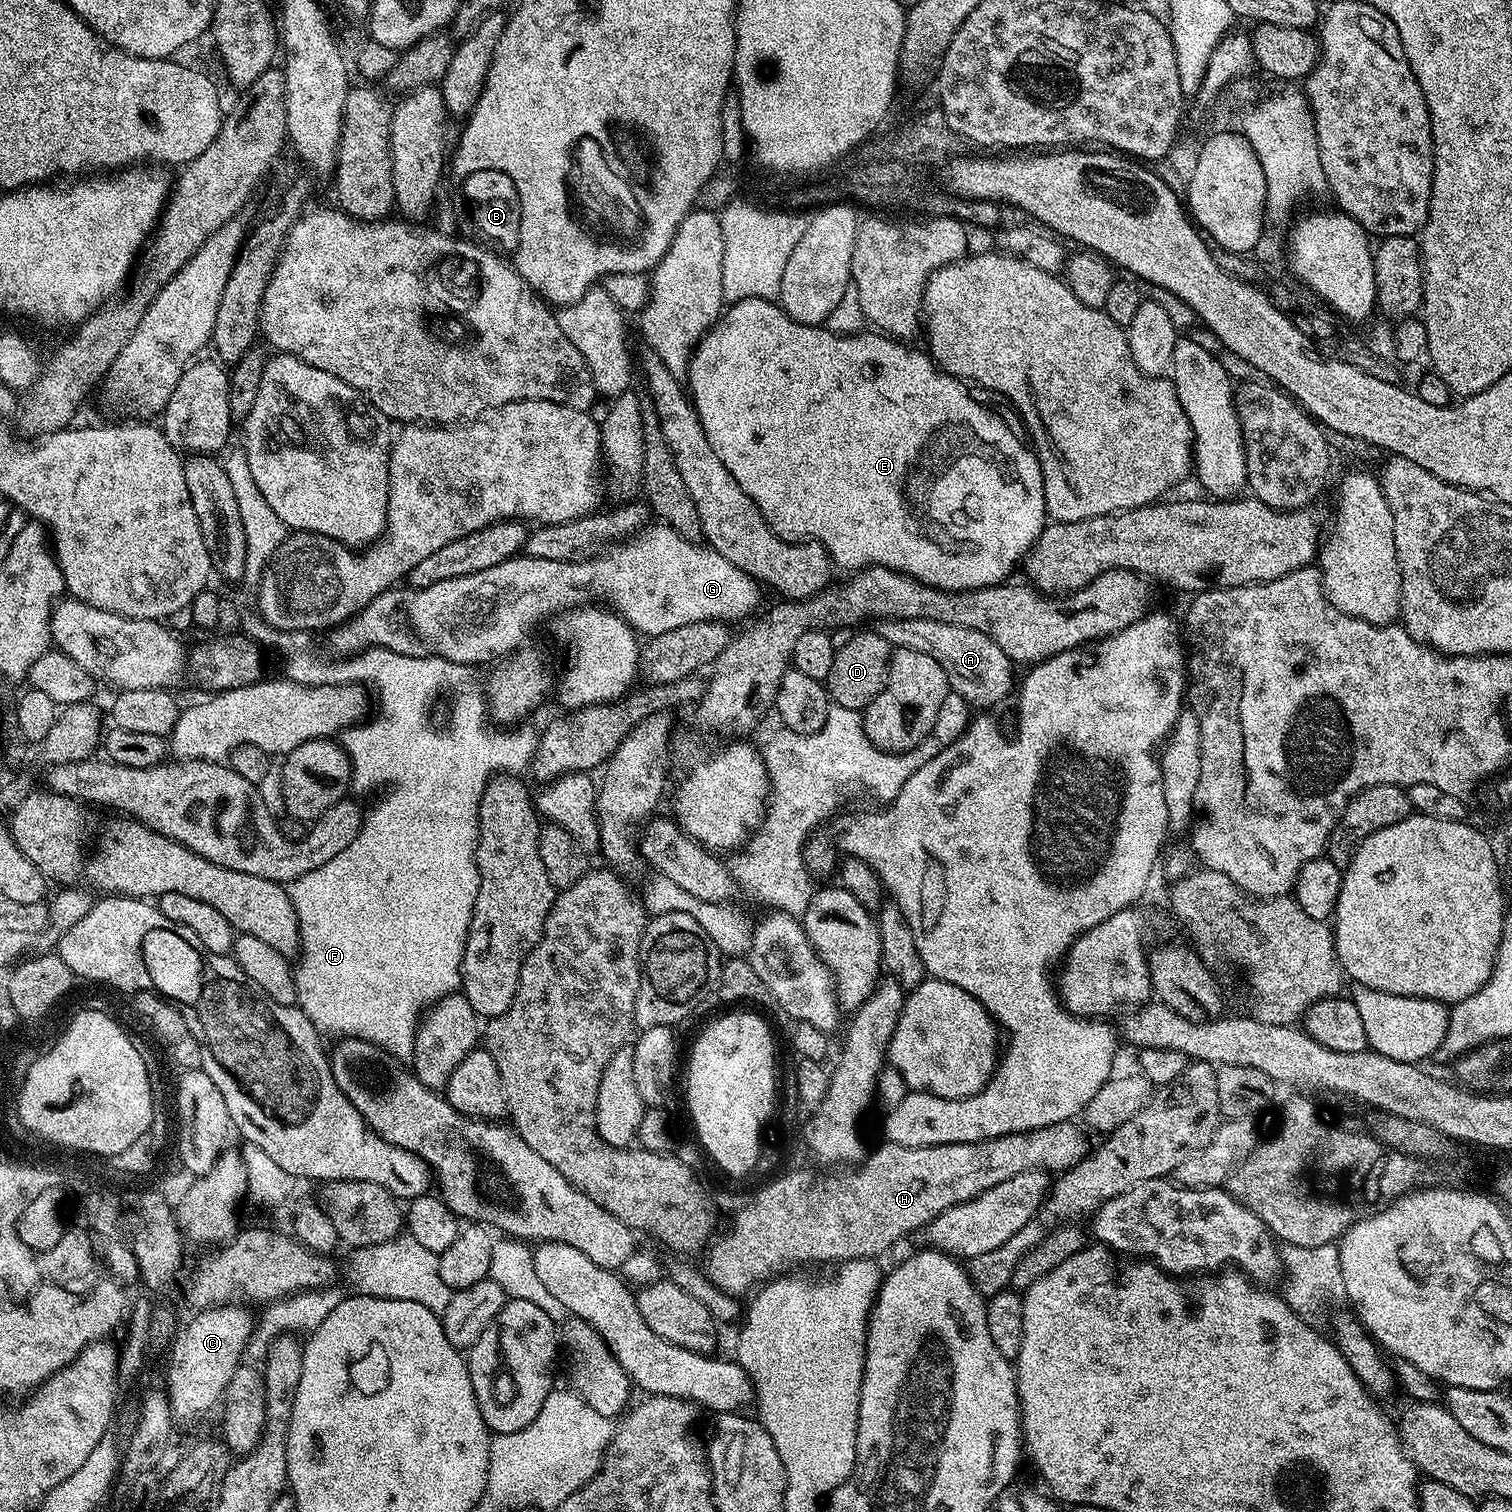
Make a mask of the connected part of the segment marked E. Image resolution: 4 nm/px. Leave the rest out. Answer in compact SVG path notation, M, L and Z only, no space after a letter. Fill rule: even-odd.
M746 298L727 305L726 311L720 319L708 329L708 333L700 339L696 345L696 351L692 353L692 360L688 364L686 373L686 388L690 393L690 399L694 409L695 419L702 422L702 430L706 430L706 438L710 438L710 446L714 446L714 454L722 461L722 466L734 474L734 482L746 490L746 494L758 506L758 510L764 515L764 520L771 526L775 536L789 542L815 542L821 544L828 553L831 563L838 569L859 570L869 566L878 568L889 568L892 572L900 572L903 576L912 576L918 582L928 584L931 588L940 588L944 592L968 592L972 588L988 588L991 584L999 584L1007 581L1008 576L1016 568L1016 563L1023 561L1031 552L1033 544L1040 537L1040 531L1046 526L1046 509L1044 506L1044 479L1040 462L1036 459L1035 451L1027 443L1016 437L1016 432L996 412L991 412L980 400L975 400L968 393L969 385L965 381L951 376L950 373L939 367L927 351L919 352L916 348L908 348L907 343L901 342L891 336L881 334L876 330L861 330L853 335L840 335L832 332L827 326L815 324L799 324L794 322L784 313L779 303L762 298Z

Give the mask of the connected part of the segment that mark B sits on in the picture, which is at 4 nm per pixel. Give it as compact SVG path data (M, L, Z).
M478 170L463 177L462 184L464 184L464 209L460 212L460 224L464 227L463 235L469 241L497 254L508 254L519 248L522 204L512 179L498 170Z

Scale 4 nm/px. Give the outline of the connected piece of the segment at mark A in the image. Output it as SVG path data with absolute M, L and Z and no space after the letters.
M886 619L875 623L874 630L894 648L918 650L934 658L947 676L949 689L971 706L992 706L1002 701L1012 688L1013 661L992 638L978 630L934 619Z

